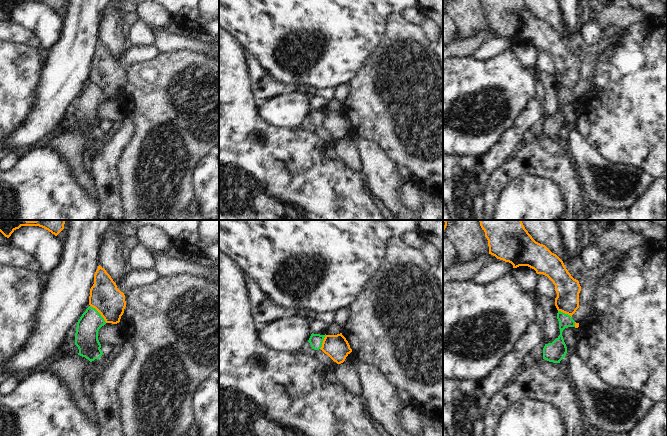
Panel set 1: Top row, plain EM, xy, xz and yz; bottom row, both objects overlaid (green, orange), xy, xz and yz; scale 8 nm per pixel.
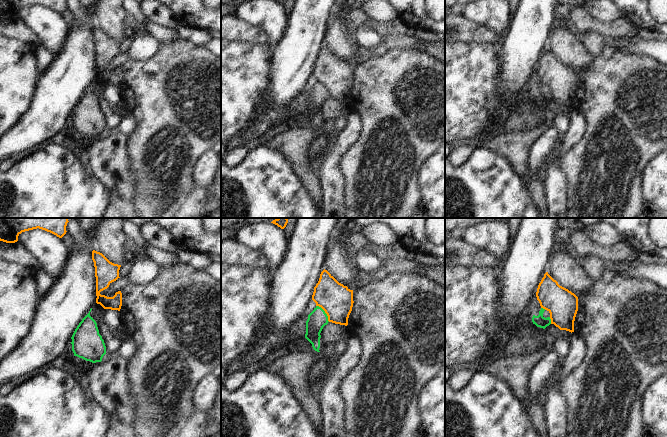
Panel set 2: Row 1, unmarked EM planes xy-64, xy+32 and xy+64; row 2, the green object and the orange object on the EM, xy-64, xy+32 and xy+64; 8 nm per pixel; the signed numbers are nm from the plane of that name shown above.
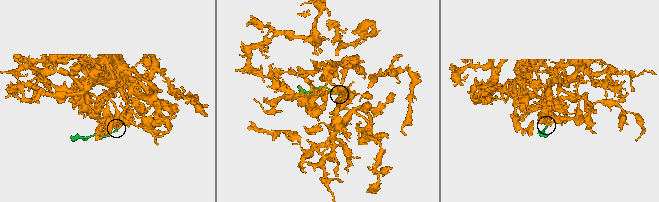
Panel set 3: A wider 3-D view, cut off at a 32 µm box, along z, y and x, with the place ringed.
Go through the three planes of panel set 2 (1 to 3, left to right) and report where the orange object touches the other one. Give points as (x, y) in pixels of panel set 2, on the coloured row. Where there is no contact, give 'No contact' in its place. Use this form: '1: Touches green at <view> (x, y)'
1: No contact
2: Touches green at xy+32 (324, 312)
3: Touches green at xy+64 (550, 320)

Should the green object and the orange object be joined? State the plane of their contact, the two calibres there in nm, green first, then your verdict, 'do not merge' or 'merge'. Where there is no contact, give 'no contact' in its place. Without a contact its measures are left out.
contact in xy; calibres 190 and 240 nm; do not merge

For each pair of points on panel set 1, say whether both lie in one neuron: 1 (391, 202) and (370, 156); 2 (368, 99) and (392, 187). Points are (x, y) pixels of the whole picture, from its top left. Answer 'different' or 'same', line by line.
1: same
2: different

